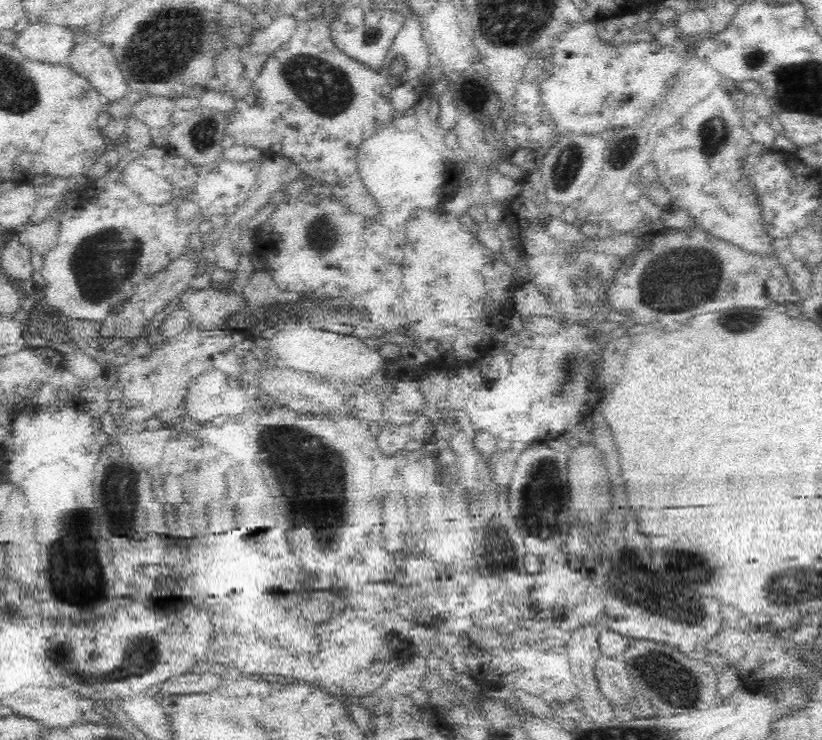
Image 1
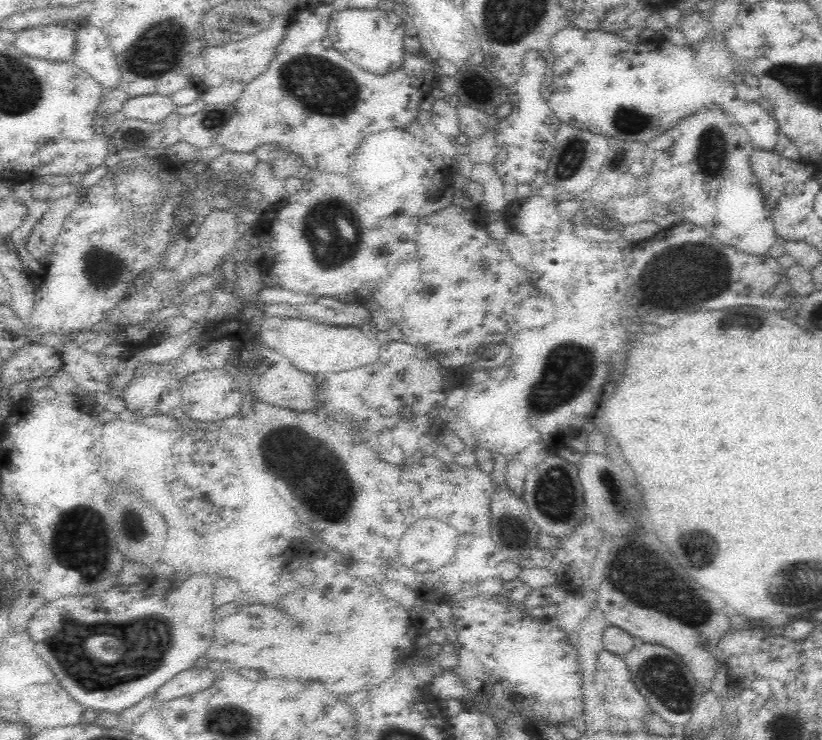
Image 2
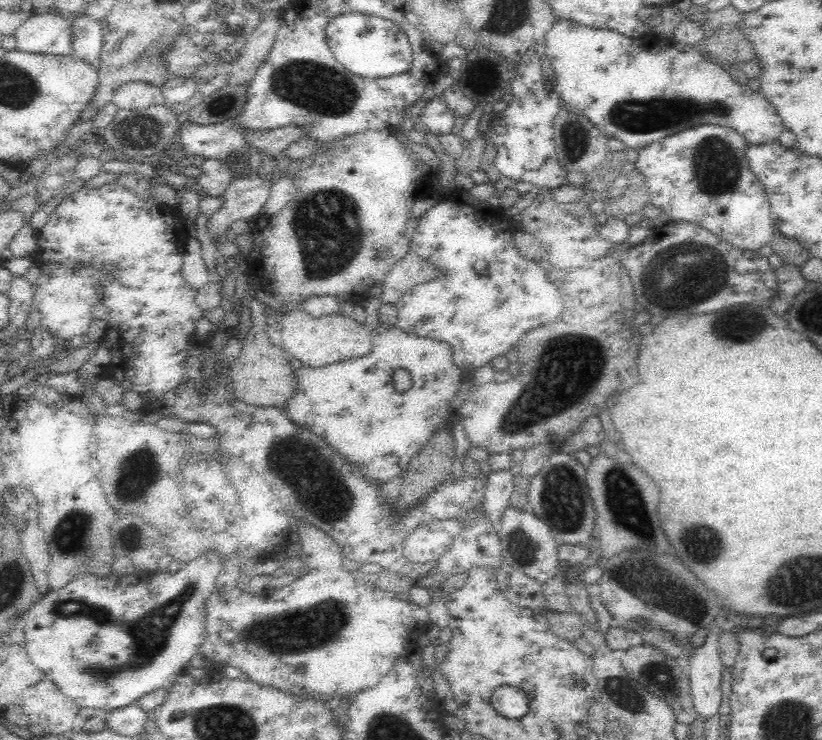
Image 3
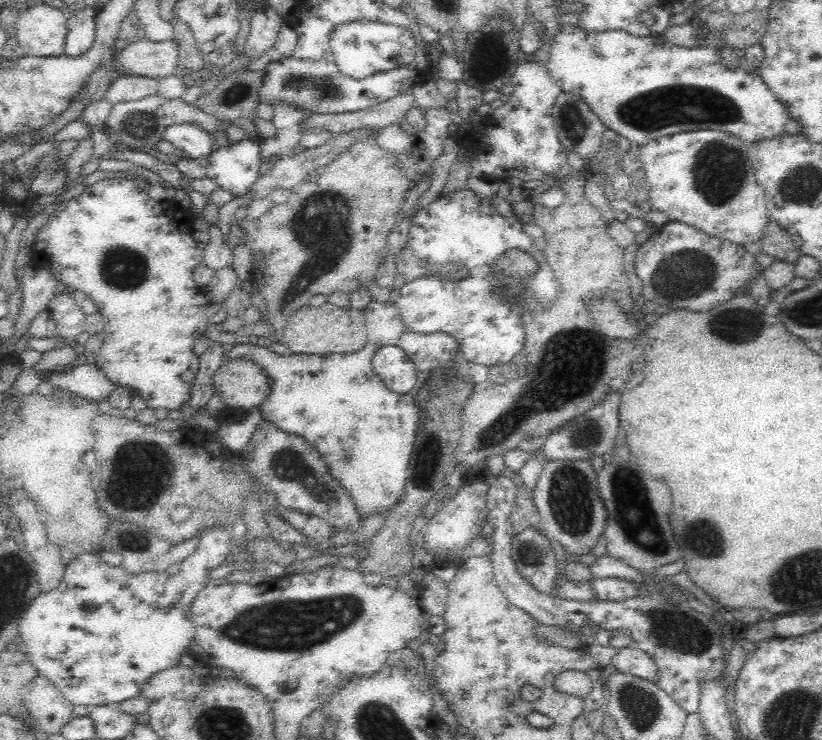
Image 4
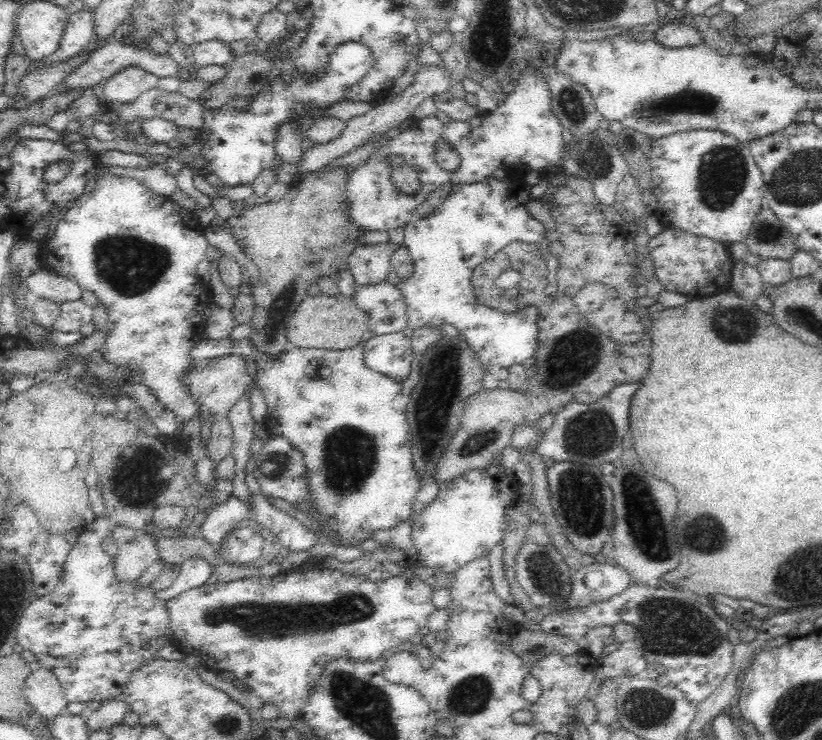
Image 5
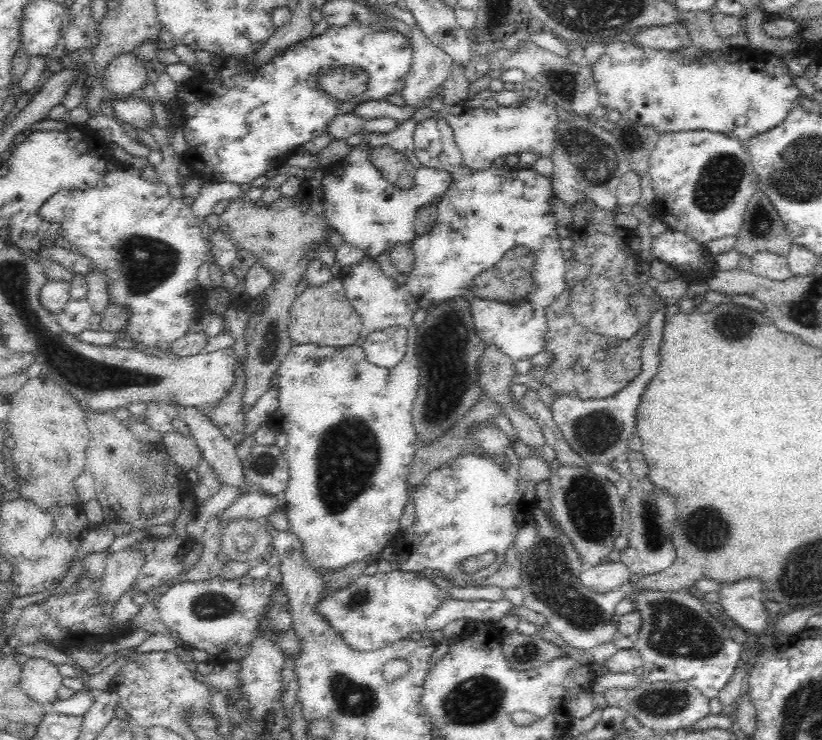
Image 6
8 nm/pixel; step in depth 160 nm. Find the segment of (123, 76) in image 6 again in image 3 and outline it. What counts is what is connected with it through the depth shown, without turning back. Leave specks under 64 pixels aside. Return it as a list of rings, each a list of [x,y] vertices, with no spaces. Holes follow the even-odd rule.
[[[130,82],[120,86],[113,96],[113,103],[119,110],[136,110],[137,112],[152,106],[167,106],[161,88],[145,82]]]

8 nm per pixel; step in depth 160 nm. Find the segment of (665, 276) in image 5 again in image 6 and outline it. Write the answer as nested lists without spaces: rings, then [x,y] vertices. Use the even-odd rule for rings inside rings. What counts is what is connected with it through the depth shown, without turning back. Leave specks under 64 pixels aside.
[[[668,228],[651,242],[653,258],[673,266],[678,278],[684,283],[709,282],[718,272],[715,256],[683,232]]]

